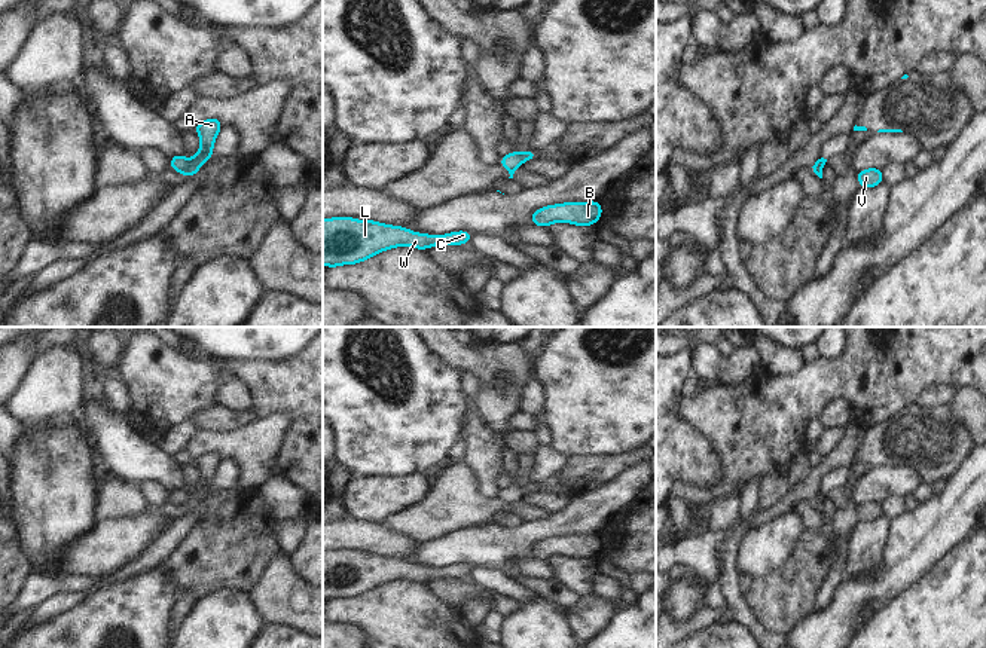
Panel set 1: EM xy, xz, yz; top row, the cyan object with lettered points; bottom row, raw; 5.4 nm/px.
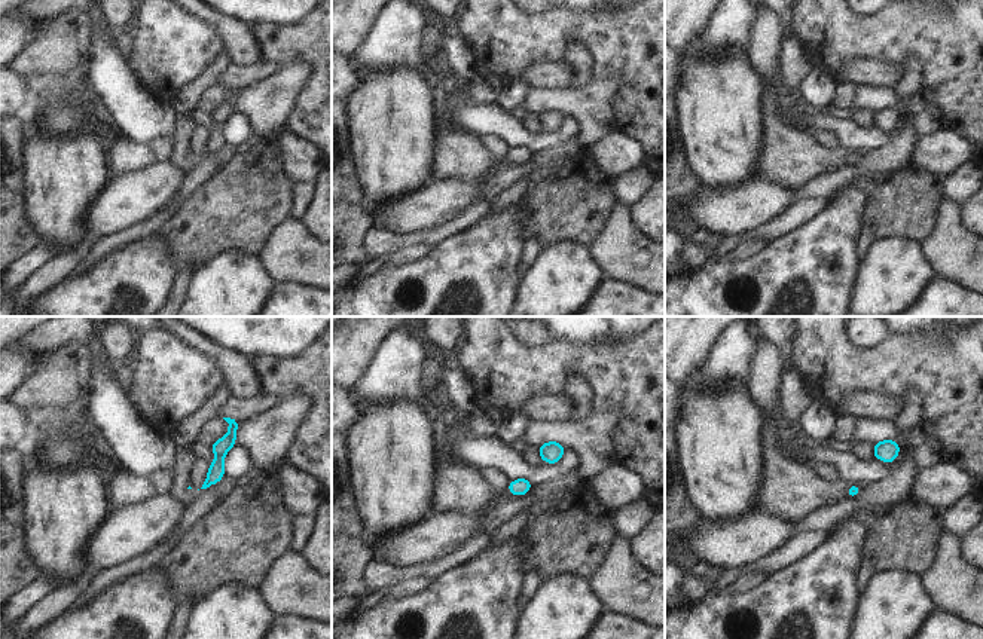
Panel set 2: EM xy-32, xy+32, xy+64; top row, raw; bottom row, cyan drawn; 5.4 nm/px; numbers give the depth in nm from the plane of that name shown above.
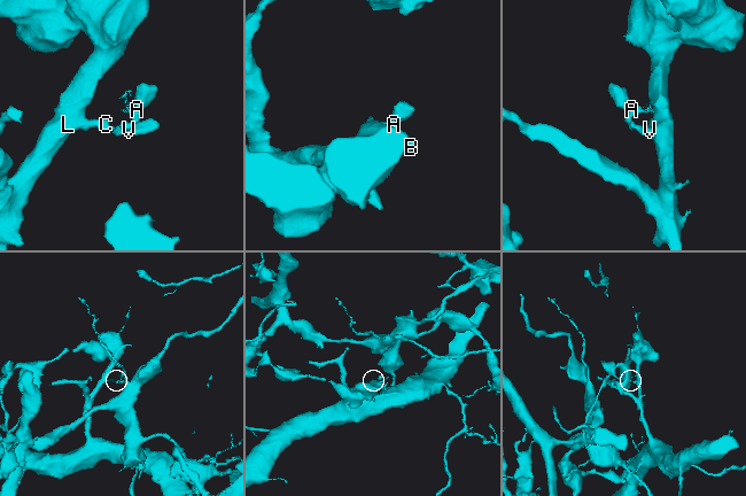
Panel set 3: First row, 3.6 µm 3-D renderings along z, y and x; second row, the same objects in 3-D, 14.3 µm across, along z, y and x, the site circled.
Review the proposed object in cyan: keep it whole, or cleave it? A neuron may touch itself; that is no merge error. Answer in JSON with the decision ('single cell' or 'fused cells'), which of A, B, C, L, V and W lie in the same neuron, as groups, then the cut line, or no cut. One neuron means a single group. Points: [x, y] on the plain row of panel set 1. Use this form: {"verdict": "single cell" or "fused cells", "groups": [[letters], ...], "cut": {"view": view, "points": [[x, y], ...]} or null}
{"verdict": "fused cells", "groups": [["A"], ["B", "C", "L", "V", "W"]], "cut": {"view": "xy", "points": [[189, 492], [182, 506]]}}

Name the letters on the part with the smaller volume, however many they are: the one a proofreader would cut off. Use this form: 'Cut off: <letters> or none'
Cut off: A

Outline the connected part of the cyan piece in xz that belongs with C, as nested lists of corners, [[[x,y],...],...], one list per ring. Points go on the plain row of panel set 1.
[[[330,550],[323,553],[323,597],[326,600],[357,597],[396,580],[416,583],[428,583],[443,577],[460,580],[468,577],[471,569],[473,566],[467,563],[434,569],[375,553]]]

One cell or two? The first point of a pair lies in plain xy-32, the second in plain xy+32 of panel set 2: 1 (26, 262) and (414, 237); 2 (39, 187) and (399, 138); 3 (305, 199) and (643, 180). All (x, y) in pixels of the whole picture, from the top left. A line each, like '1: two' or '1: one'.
1: one
2: one
3: one

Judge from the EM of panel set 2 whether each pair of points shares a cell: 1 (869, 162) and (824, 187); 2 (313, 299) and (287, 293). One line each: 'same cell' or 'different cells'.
1: same cell
2: same cell

